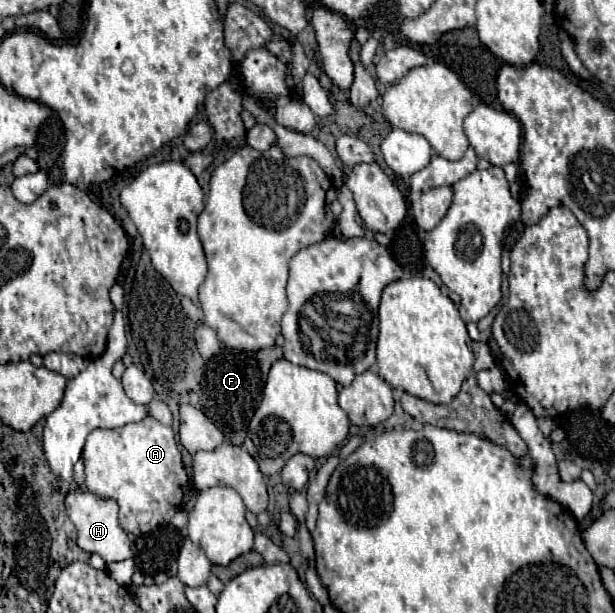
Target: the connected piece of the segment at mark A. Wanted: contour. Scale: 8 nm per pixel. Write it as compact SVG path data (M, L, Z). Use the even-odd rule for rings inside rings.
M145 418L137 424L125 424L121 428L99 428L87 436L83 448L83 462L85 462L85 488L99 498L115 500L119 506L119 524L125 532L141 536L157 526L169 522L173 514L181 508L183 494L189 486L189 476L183 468L181 452L177 448L173 428L163 426L155 418Z

